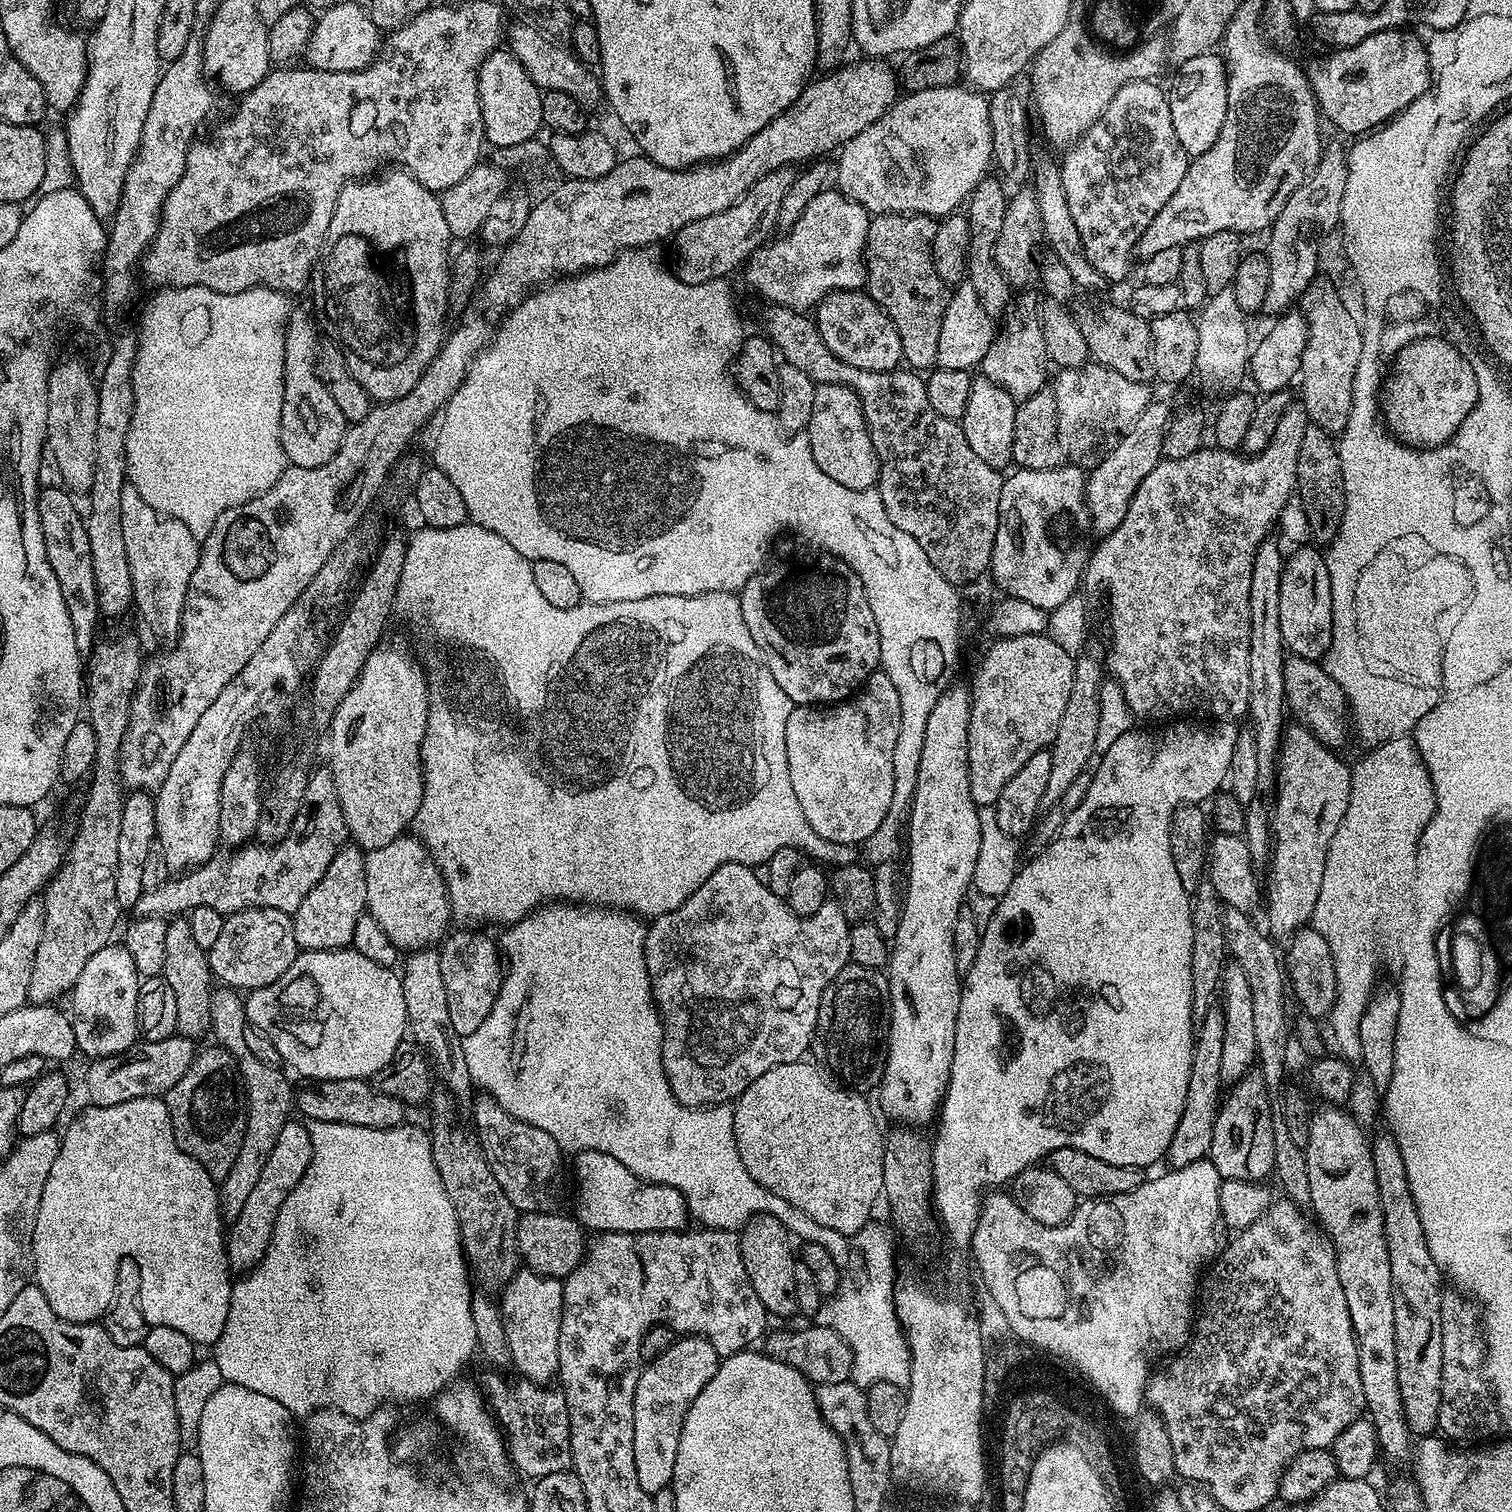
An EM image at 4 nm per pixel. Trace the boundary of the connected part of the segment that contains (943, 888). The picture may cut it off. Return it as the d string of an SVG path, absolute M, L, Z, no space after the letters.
M959 682L953 683L944 689L943 694L934 702L934 710L930 710L930 718L926 718L926 738L922 738L922 762L918 766L918 782L916 793L912 795L912 808L907 817L906 824L906 856L908 852L908 876L906 872L906 891L902 896L900 921L896 937L890 942L890 955L886 965L890 1002L892 1003L892 1025L888 1031L888 1061L884 1067L884 1077L880 1079L878 1095L880 1095L879 1111L904 1126L931 1125L937 1119L944 1092L948 1088L948 1079L952 1069L952 1055L954 1054L954 1030L958 1022L958 1006L960 1005L960 990L962 987L962 974L954 966L954 922L958 918L958 910L965 907L966 897L972 888L974 878L974 864L977 861L979 846L981 845L982 831L979 830L979 810L970 794L970 778L968 777L968 726L970 720L970 706L972 693Z

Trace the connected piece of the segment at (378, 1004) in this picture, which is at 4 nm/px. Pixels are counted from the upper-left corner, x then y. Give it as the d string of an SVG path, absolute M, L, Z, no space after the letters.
M351 946L304 950L297 955L290 970L278 978L278 982L270 982L270 986L254 988L247 993L244 1012L249 1025L262 1030L266 1038L274 1042L274 1050L278 1050L281 1061L298 1075L304 1076L300 1078L368 1080L382 1071L390 1058L394 1058L394 1050L405 1043L408 1032L406 998L402 994L400 976L394 973L392 968L370 962L370 958L358 954Z

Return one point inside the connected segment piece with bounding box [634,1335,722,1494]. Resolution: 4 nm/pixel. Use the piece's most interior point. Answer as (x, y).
(667, 1386)

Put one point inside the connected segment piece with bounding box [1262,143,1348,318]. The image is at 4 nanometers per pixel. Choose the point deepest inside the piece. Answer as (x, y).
(1294, 239)

